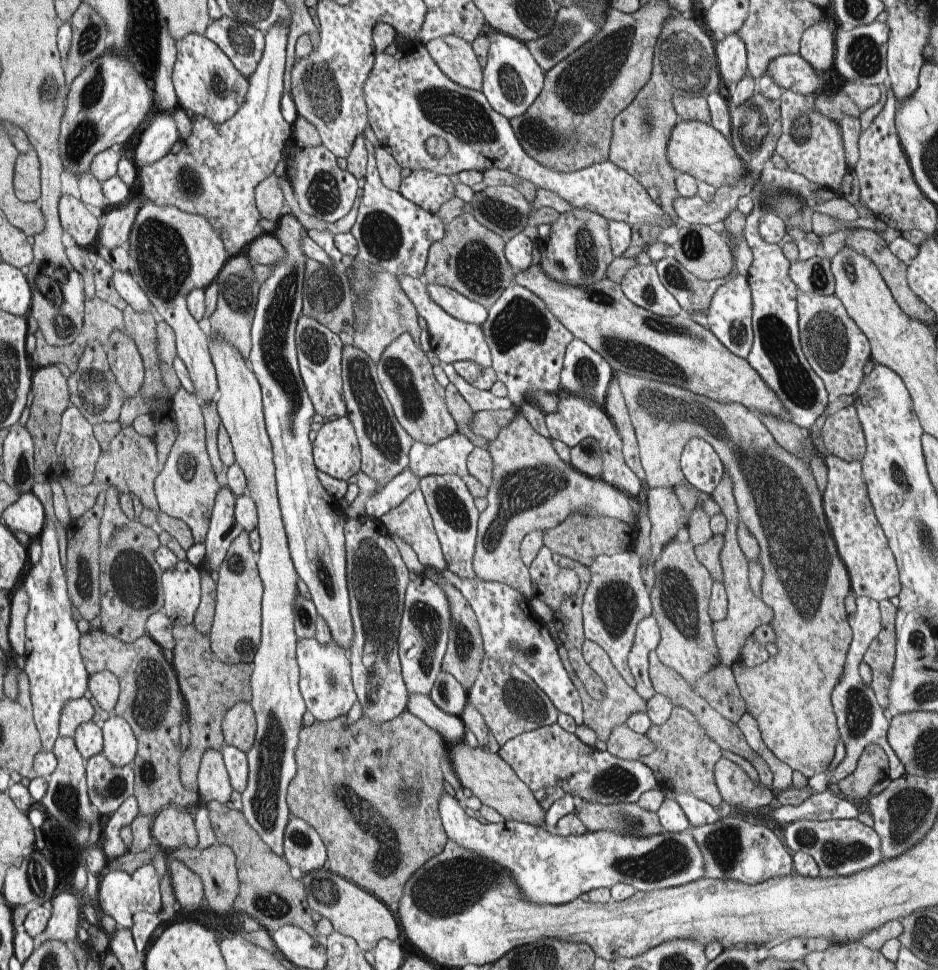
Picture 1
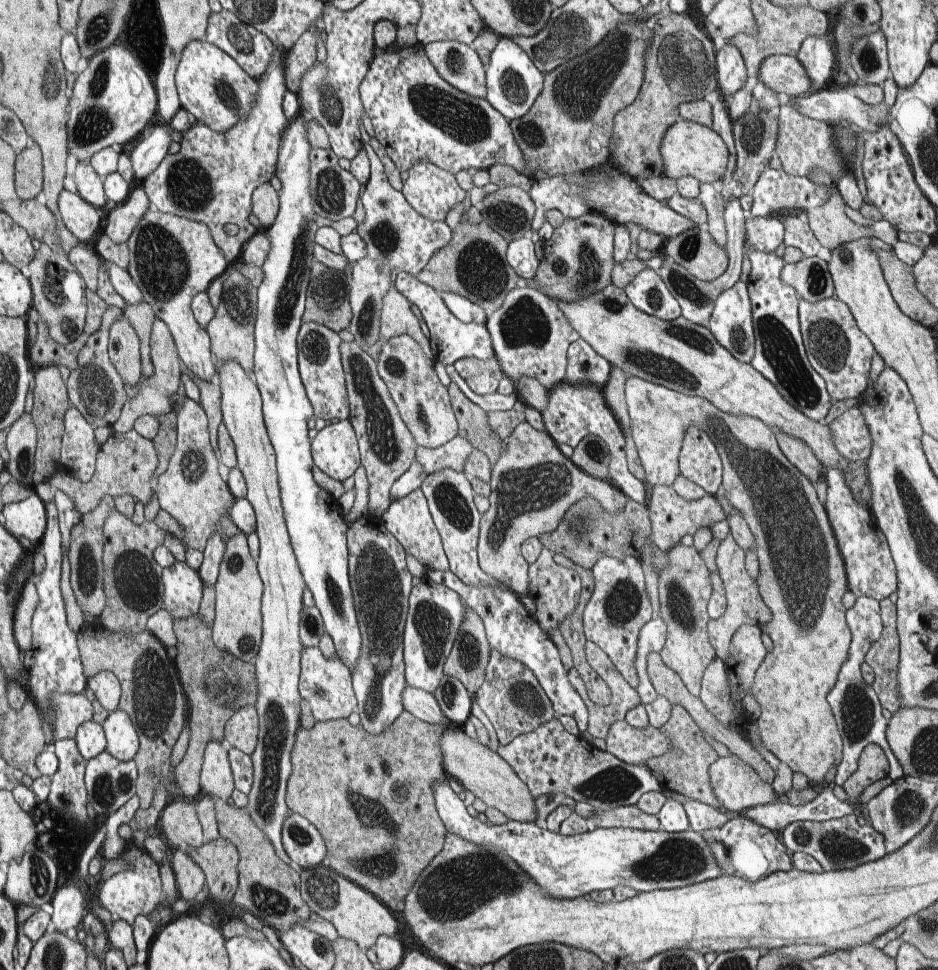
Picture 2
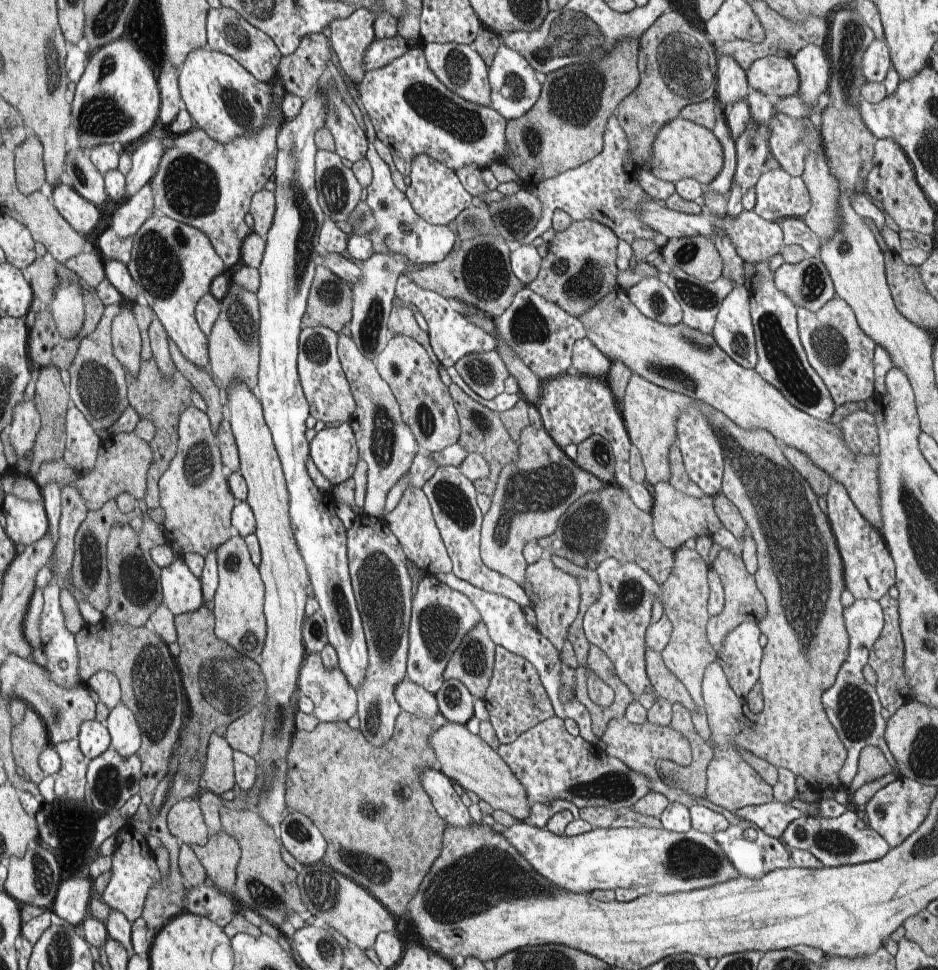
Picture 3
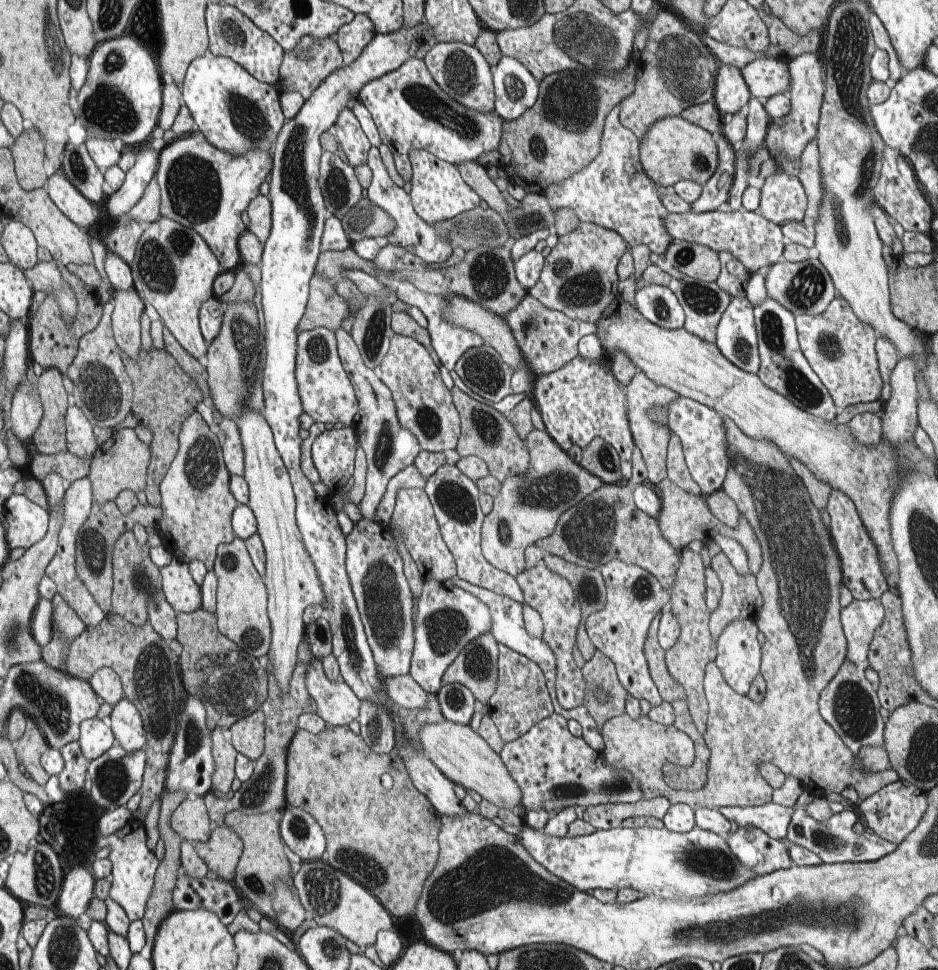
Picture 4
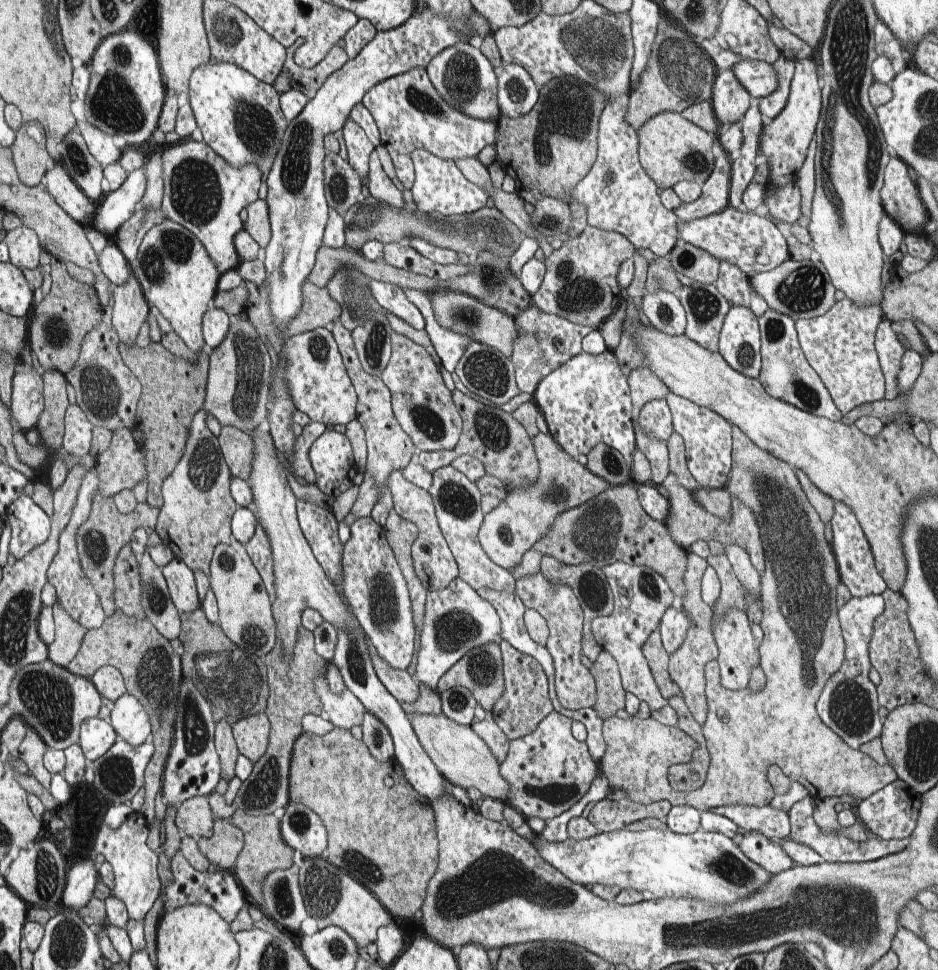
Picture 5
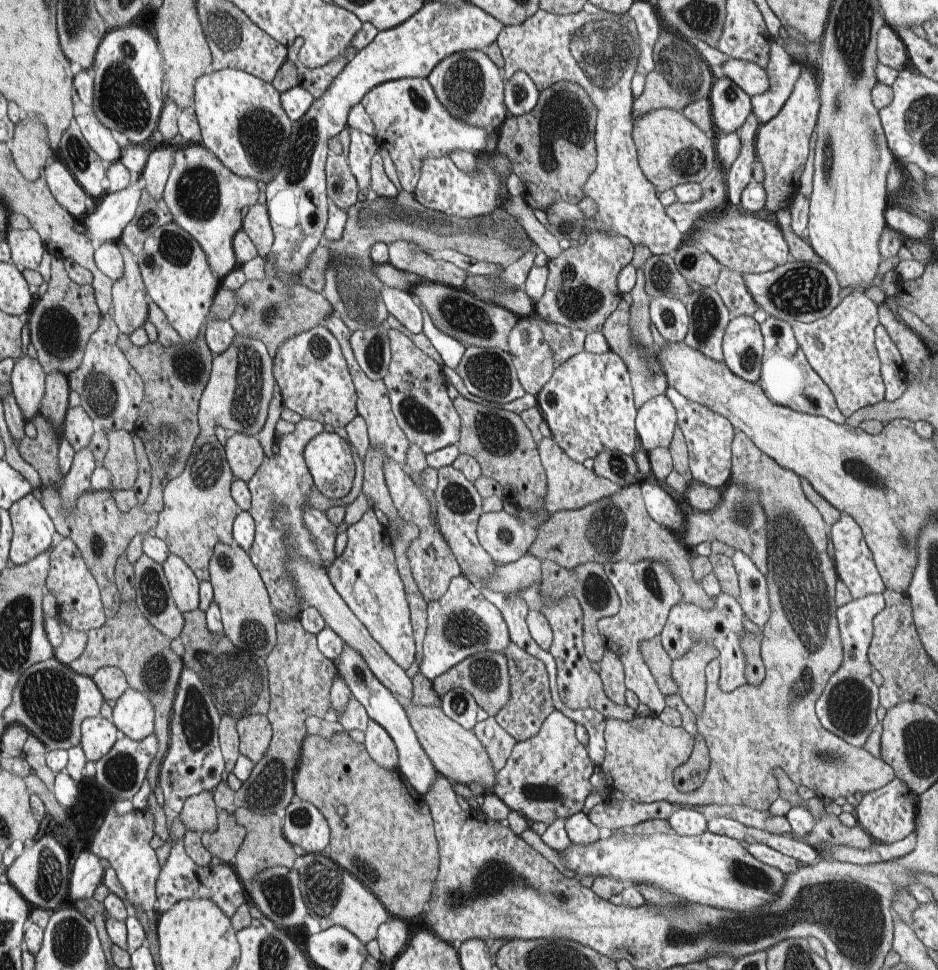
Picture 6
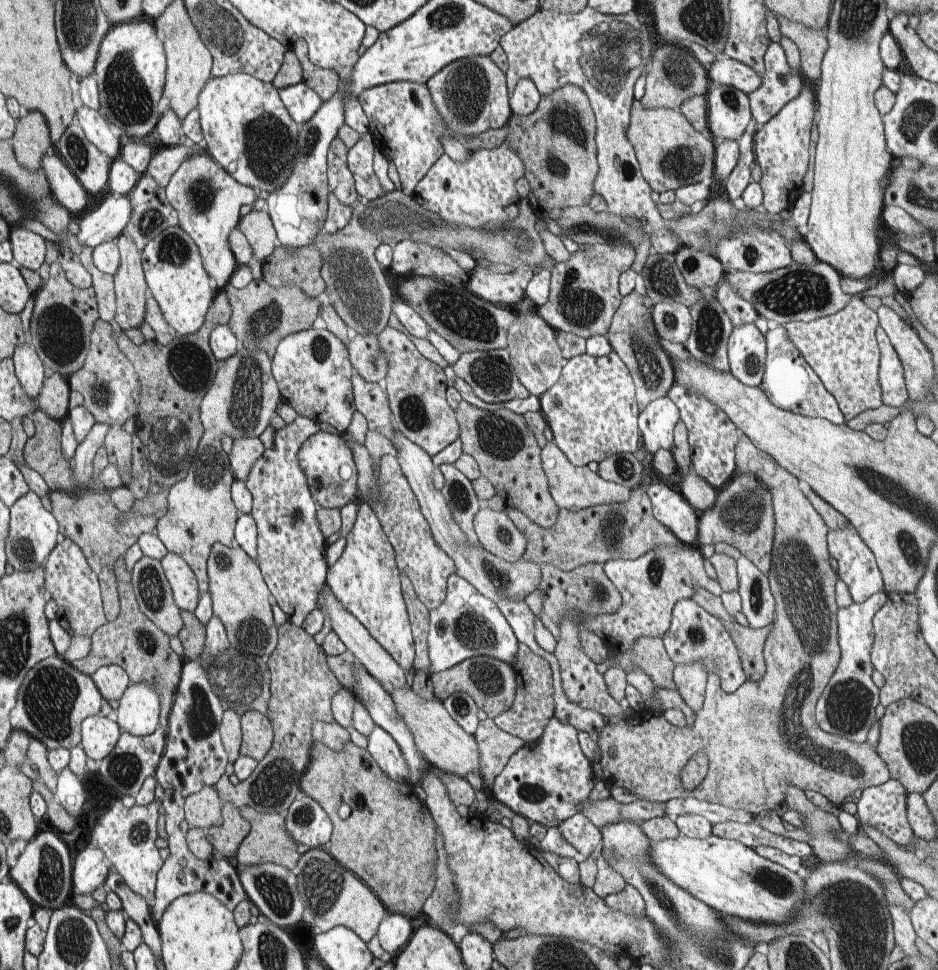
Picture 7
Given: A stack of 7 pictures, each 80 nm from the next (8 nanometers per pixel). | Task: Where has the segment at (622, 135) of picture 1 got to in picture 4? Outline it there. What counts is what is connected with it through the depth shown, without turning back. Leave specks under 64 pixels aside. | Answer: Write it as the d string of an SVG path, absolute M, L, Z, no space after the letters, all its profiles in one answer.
M660 8L649 28L649 39L641 57L637 62L636 84L634 92L621 101L620 122L628 127L638 138L643 139L644 133L661 118L665 116L680 115L690 105L713 102L715 78L720 67L712 51L703 43L685 21L680 20L672 12Z

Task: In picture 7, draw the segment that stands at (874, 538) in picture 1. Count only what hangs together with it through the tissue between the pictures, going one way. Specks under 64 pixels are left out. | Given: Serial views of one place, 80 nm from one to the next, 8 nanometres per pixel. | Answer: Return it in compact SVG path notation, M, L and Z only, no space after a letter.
M848 524L845 529L828 530L827 547L829 555L838 562L838 578L846 583L854 603L863 603L873 594L883 591L883 578L876 557L852 525Z

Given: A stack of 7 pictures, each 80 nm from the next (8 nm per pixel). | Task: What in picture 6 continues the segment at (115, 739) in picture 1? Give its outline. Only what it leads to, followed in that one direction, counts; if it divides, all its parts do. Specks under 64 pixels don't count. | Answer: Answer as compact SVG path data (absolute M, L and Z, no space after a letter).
M129 686L112 707L114 724L125 736L139 741L155 732L155 706L146 693Z

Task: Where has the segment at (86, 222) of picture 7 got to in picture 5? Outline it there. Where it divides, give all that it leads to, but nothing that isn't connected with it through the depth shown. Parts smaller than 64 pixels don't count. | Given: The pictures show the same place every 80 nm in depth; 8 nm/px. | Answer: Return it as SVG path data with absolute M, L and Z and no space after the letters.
M146 166L140 167L138 170L129 173L120 188L113 190L103 198L100 206L98 206L98 209L96 209L95 223L90 225L90 227L94 228L98 232L101 232L104 236L109 235L106 237L109 240L114 239L114 236L116 236L119 228L122 227L128 219L132 218L134 214L136 214L135 210L138 208L141 200L143 199L146 186Z

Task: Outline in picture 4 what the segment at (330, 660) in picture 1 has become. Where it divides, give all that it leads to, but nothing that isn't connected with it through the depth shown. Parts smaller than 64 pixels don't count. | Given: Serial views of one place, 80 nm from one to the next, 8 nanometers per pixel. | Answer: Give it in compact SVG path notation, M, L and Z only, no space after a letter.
M314 658L311 662L305 685L316 701L316 713L330 726L348 726L359 717L361 700L343 680L332 682L325 675L321 660Z

